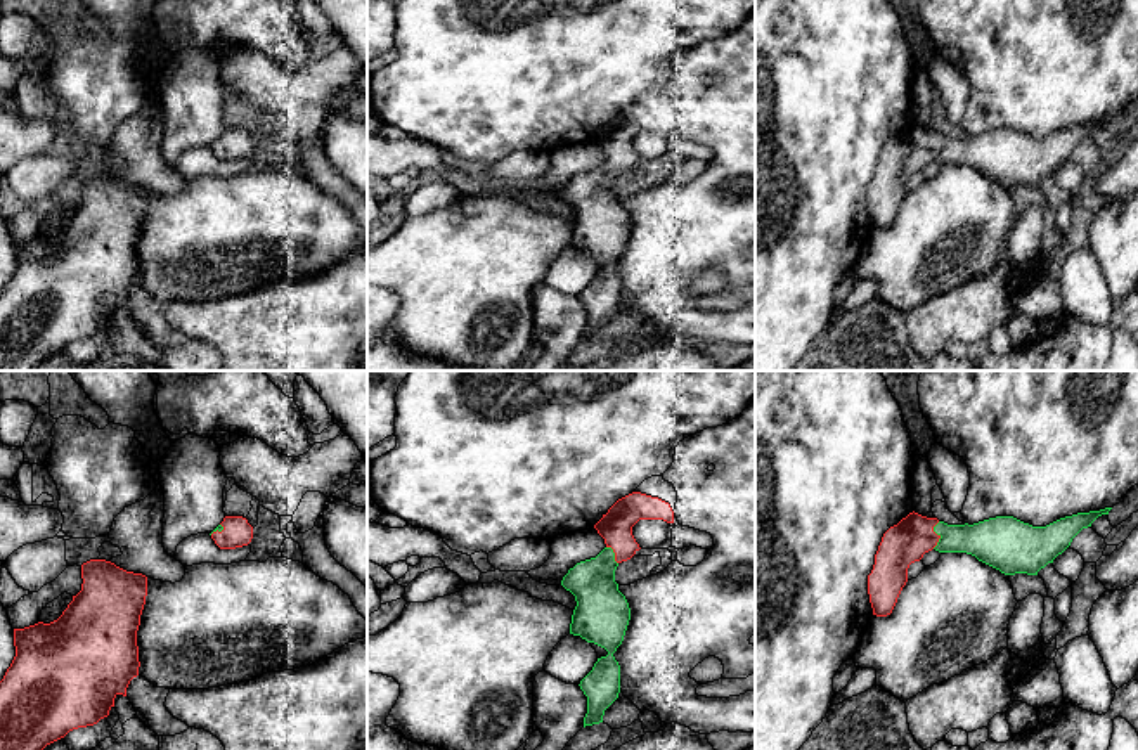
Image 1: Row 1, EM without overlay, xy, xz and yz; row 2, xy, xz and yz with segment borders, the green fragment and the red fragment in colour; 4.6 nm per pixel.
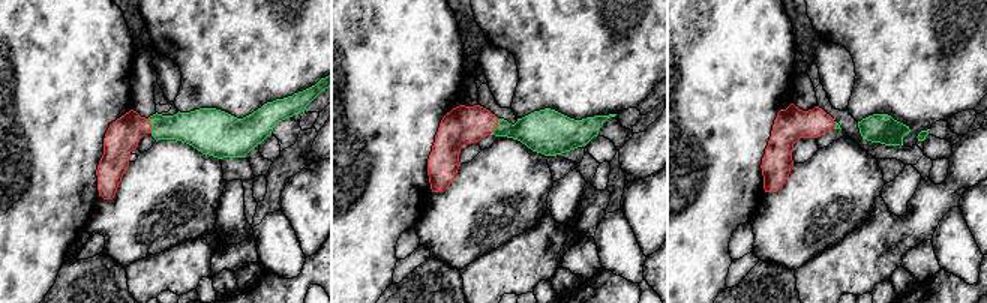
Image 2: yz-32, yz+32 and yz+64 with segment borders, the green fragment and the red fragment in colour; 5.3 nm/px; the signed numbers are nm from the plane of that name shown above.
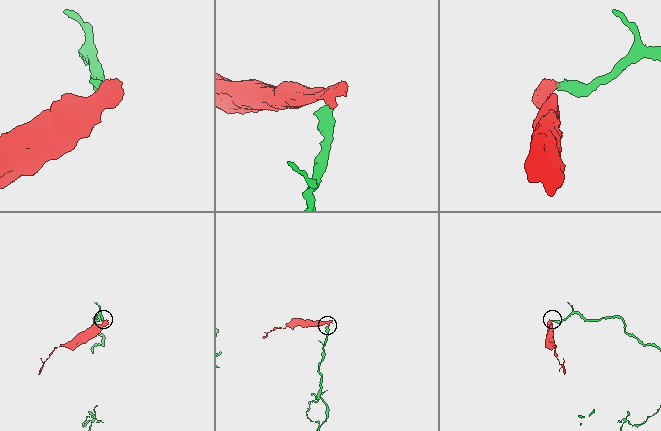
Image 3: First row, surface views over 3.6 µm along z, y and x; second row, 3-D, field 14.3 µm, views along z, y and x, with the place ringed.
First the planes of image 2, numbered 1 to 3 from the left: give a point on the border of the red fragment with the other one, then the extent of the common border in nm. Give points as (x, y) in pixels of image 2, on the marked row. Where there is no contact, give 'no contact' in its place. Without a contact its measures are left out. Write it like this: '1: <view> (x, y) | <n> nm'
1: yz-32 (152, 126) | 80 nm
2: yz+32 (498, 126) | 100 nm
3: yz+64 (836, 125) | 40 nm

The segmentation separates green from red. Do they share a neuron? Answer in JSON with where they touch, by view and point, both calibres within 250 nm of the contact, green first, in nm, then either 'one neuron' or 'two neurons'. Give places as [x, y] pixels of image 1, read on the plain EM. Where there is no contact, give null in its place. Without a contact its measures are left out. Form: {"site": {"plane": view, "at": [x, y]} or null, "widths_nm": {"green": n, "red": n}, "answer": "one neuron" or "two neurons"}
{"site": {"plane": "yz", "at": [937, 146]}, "widths_nm": {"green": 200, "red": 190}, "answer": "one neuron"}

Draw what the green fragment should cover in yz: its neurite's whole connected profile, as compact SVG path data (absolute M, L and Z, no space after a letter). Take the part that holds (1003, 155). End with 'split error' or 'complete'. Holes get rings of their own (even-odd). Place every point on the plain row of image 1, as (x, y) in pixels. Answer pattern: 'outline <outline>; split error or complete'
outline M1110 121L1077 125L1046 139L1032 139L1013 128L996 128L973 137L947 137L913 123L883 145L875 166L875 177L868 187L873 227L892 225L908 194L909 177L932 161L972 166L1005 187L1038 187L1070 158L1083 140L1091 139Z; split error

